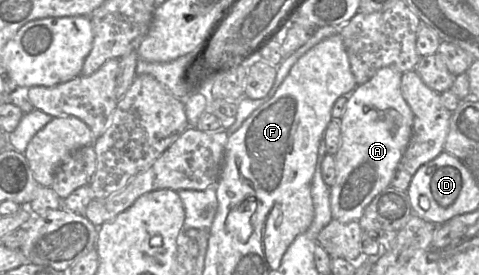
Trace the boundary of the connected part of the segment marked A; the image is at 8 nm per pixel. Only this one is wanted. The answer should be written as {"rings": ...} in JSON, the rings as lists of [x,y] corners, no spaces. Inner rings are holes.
{"rings":[[[391,67],[381,68],[368,82],[358,85],[348,96],[344,114],[340,119],[340,147],[334,156],[336,177],[334,184],[330,187],[332,217],[339,222],[358,221],[374,197],[391,186],[397,166],[409,144],[414,116],[401,92],[402,74]]]}

